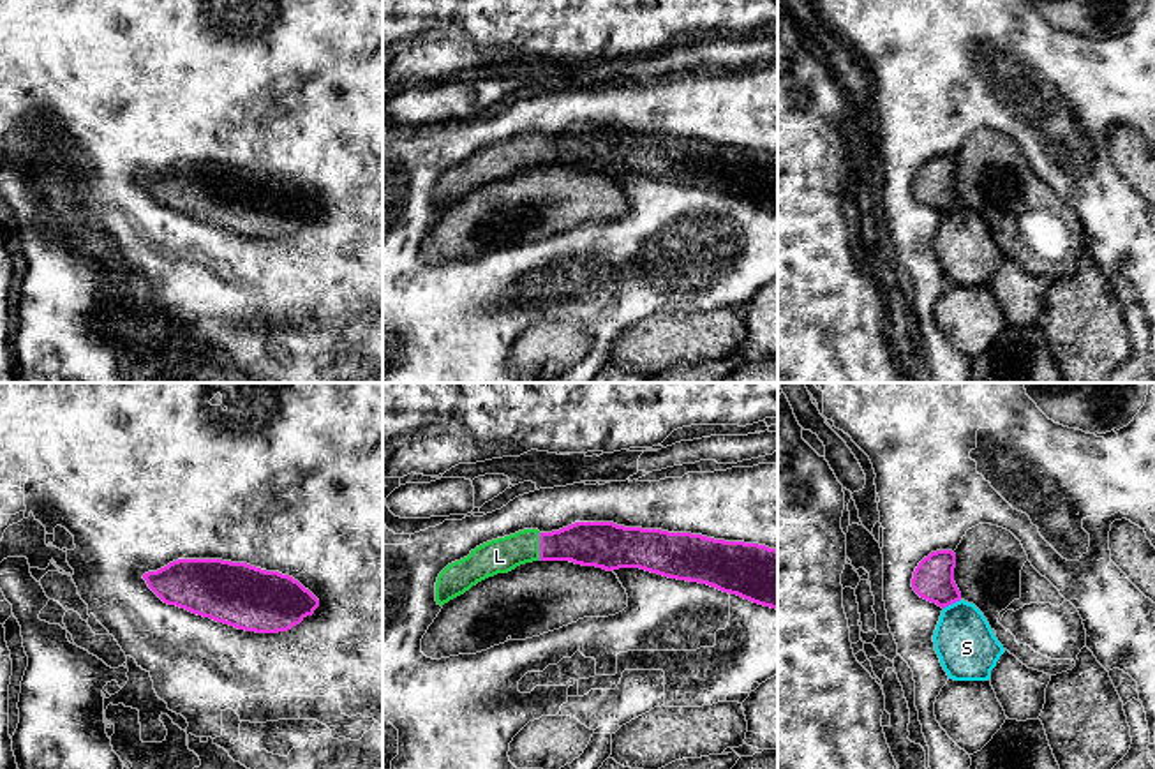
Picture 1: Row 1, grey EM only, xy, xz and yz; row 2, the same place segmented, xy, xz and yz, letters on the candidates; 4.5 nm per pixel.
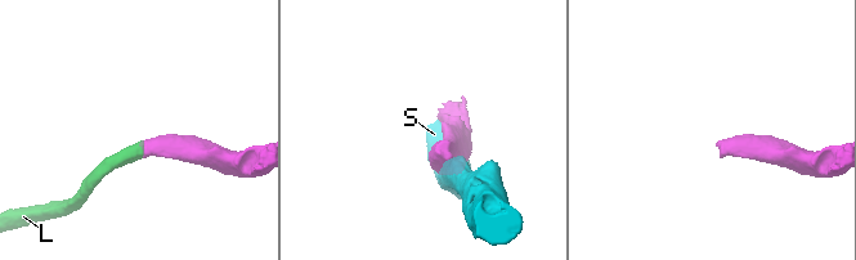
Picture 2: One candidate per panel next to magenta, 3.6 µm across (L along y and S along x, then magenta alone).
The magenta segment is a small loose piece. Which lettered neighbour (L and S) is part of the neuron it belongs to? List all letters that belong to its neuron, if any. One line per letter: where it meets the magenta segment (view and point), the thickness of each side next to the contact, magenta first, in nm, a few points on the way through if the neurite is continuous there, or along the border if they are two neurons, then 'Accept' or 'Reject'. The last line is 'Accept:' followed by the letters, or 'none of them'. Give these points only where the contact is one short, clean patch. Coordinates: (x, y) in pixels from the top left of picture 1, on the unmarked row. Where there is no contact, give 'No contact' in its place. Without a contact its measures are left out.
L: Touches magenta at xz (540, 152). Thickness 200 nm (magenta) against 160 nm. Path across: xz (589, 149), (540, 152), (521, 152), (499, 161). Accept
S: Touches magenta at yz (951, 209). Thickness 190 nm (magenta) against 280 nm. Reject
Accept: L

